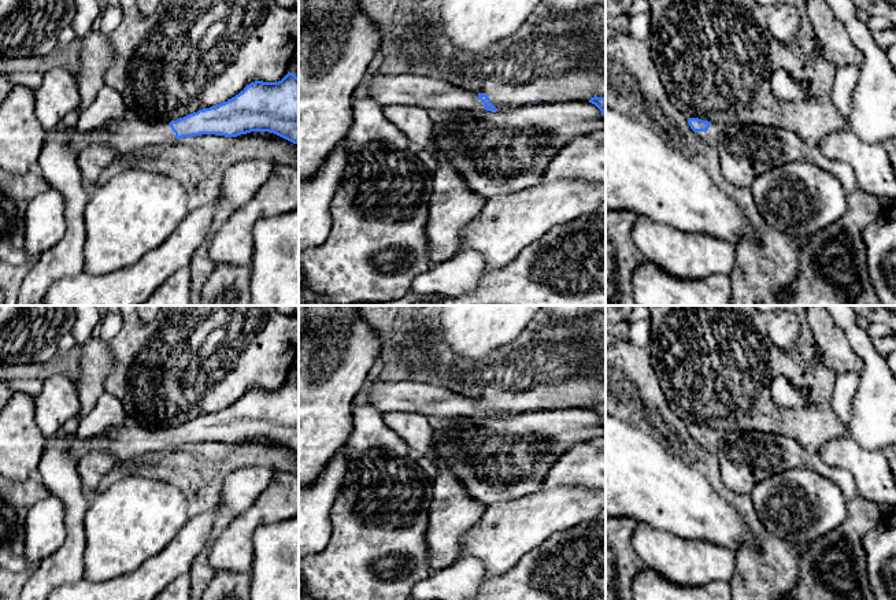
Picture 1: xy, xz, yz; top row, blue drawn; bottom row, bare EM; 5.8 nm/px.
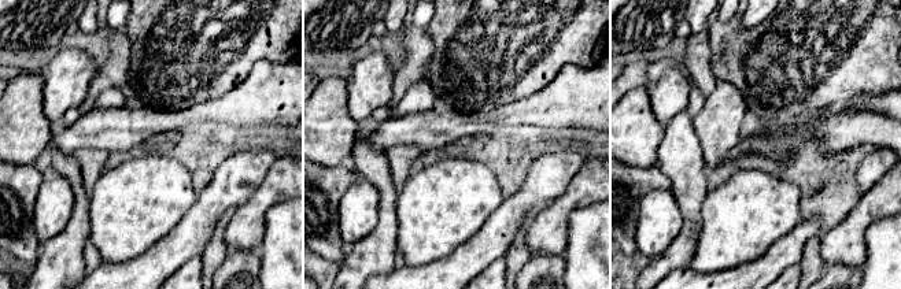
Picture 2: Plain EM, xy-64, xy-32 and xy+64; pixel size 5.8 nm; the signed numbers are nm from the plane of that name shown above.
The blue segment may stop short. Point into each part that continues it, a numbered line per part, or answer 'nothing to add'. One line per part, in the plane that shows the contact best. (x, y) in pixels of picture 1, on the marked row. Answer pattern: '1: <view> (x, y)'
1: yz (710, 136)

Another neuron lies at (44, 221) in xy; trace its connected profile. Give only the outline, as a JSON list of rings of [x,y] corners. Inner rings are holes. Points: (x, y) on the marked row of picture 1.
[[[53,188],[37,195],[25,214],[25,248],[30,260],[52,248],[66,233],[64,199]]]

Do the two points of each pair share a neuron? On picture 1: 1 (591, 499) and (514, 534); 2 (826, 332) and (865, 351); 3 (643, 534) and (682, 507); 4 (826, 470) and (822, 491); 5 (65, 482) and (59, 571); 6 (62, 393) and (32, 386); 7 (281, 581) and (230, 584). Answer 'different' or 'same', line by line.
1: same
2: different
3: different
4: different
5: same
6: different
7: different

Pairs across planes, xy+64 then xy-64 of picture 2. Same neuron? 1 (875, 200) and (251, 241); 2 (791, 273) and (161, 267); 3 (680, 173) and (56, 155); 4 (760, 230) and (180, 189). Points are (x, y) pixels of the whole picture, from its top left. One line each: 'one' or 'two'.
1: one
2: two
3: one
4: one

